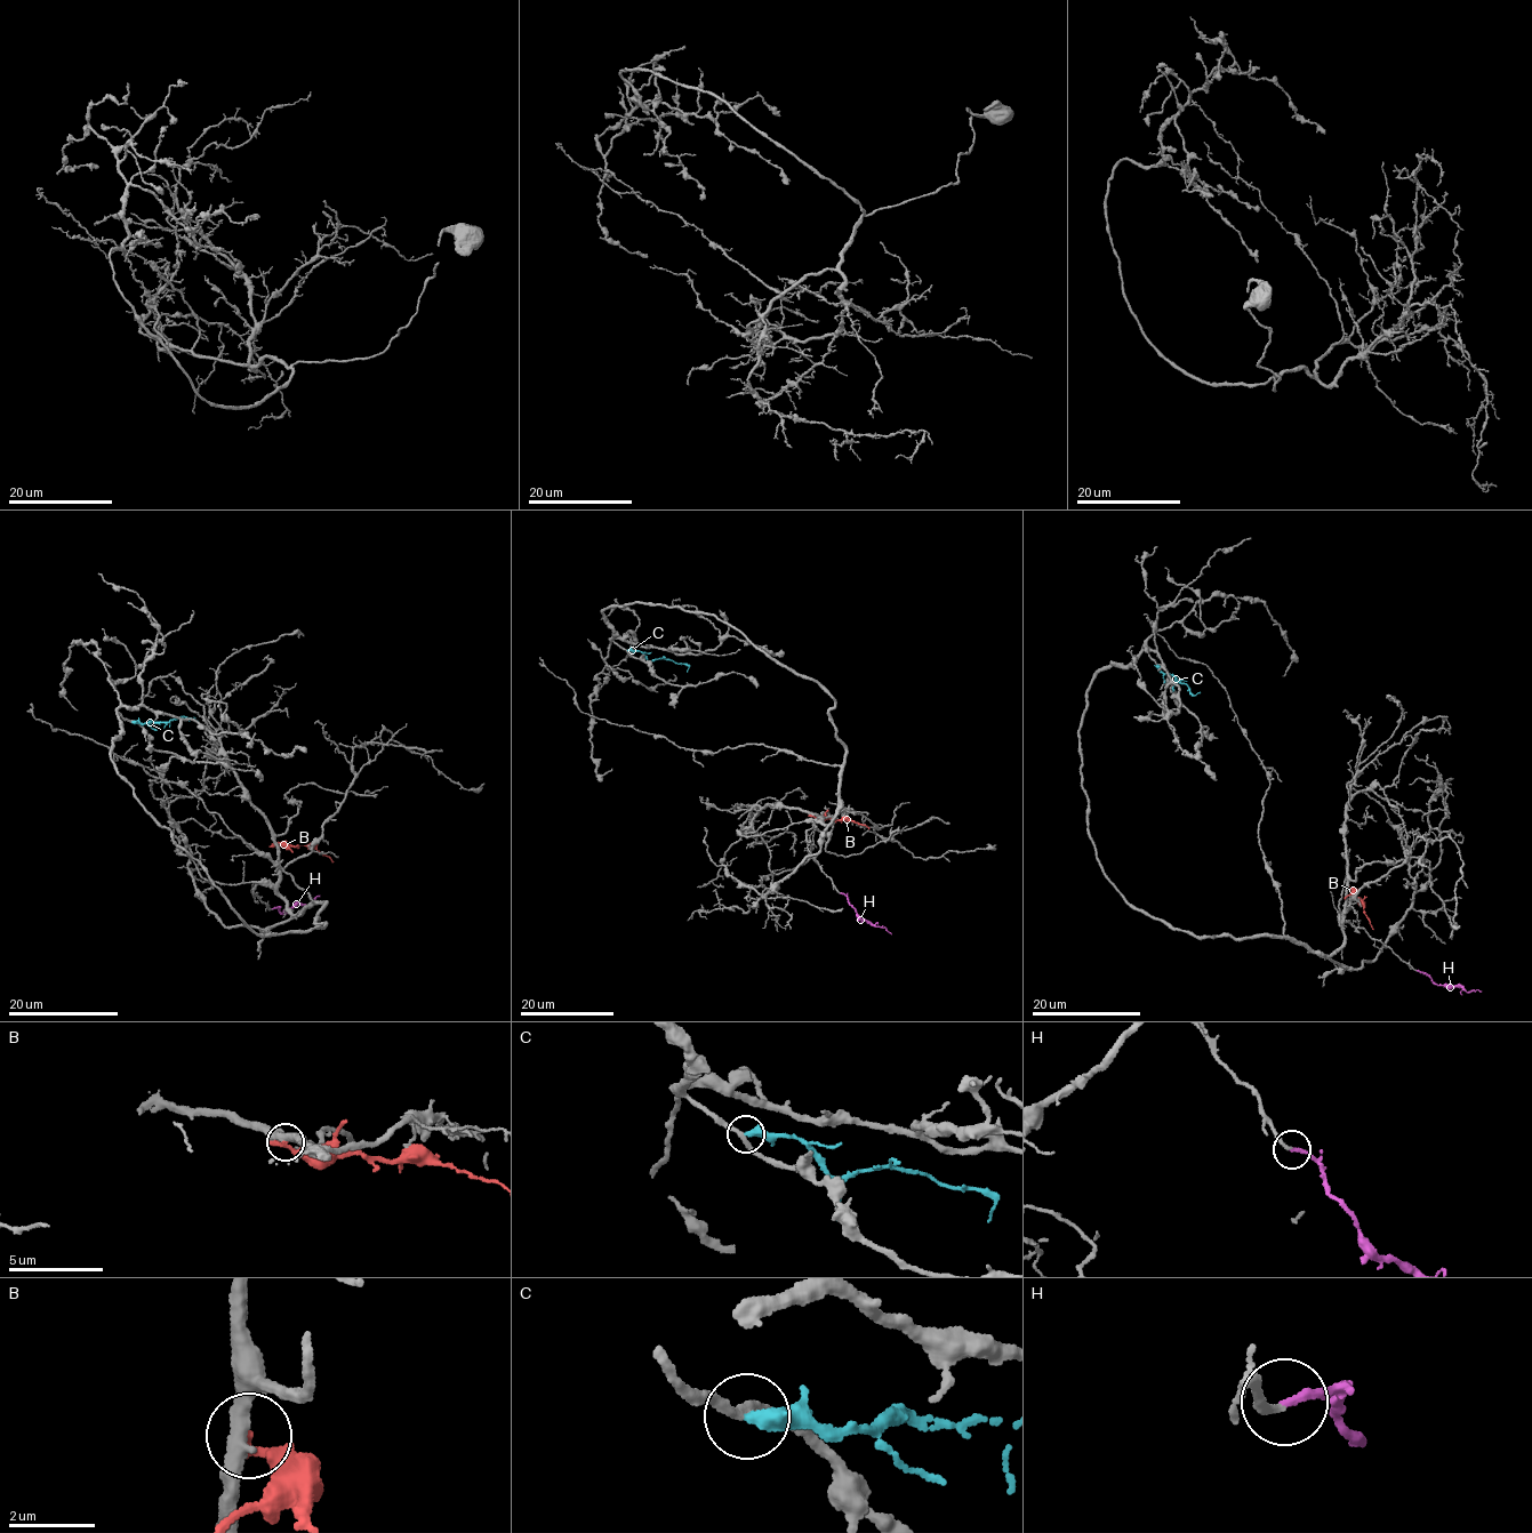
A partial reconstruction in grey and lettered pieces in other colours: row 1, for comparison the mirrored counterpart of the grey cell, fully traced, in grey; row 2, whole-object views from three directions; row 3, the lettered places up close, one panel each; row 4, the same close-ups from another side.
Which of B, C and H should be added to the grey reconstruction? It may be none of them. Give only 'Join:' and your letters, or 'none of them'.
Join: H

